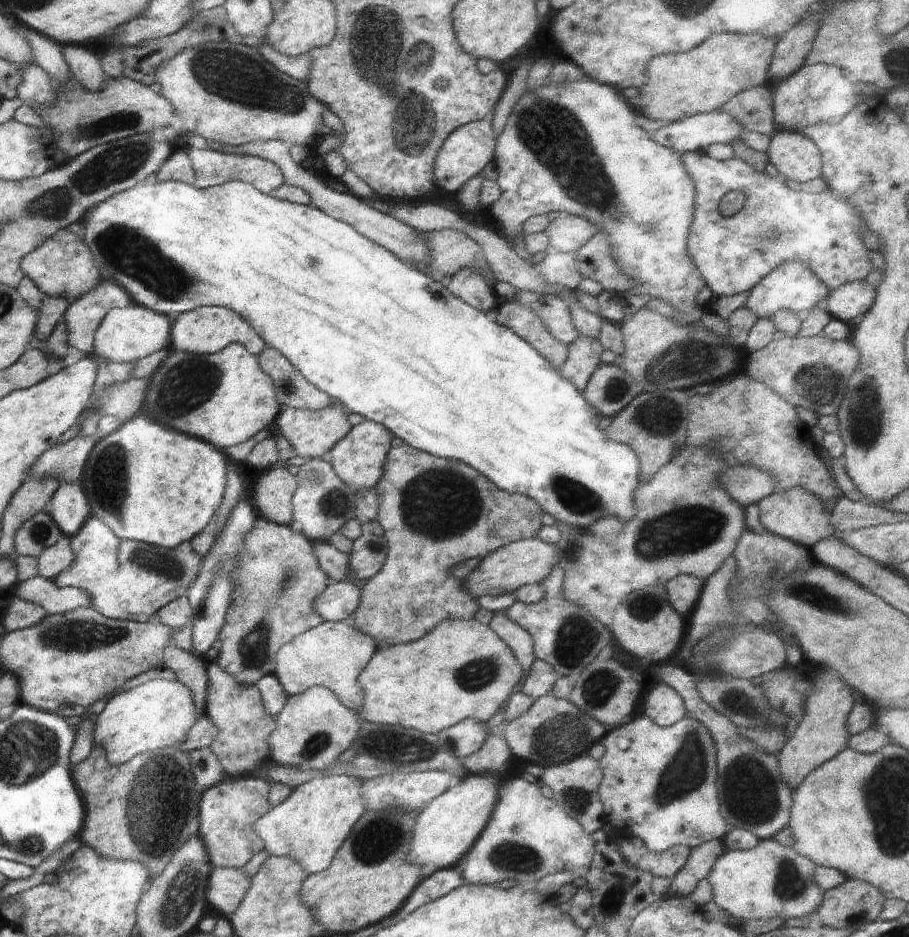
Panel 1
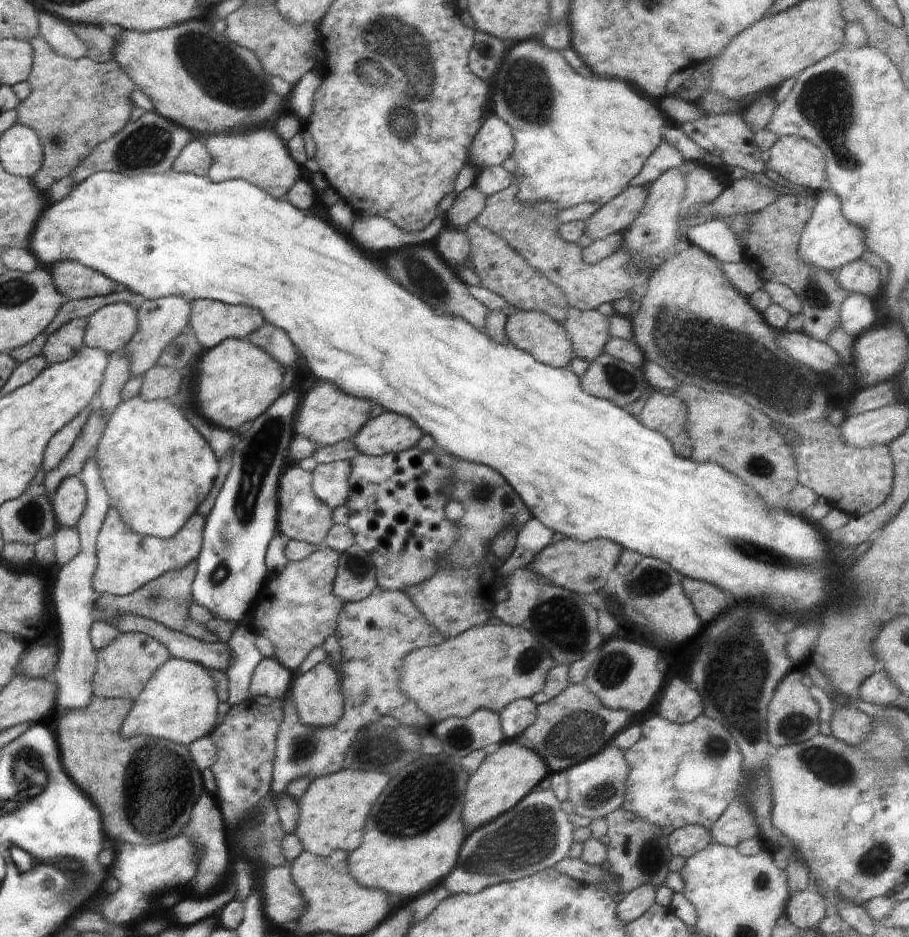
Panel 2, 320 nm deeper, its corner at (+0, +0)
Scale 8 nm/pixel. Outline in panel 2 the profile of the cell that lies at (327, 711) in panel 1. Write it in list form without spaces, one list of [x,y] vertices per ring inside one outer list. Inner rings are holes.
[[[328,662],[318,663],[308,672],[302,673],[290,686],[288,694],[295,702],[299,719],[314,727],[327,727],[336,724],[343,713],[343,694],[341,692],[340,674]]]

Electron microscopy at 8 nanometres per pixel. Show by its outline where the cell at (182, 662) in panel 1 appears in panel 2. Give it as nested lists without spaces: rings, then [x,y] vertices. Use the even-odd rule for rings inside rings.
[[[194,559],[182,568],[166,571],[159,579],[152,579],[143,584],[138,591],[128,595],[113,595],[110,592],[97,593],[98,598],[95,600],[94,609],[96,621],[108,623],[109,617],[133,614],[162,623],[174,632],[184,633],[207,643],[216,642],[218,638],[214,636],[213,632],[207,631],[205,625],[190,620],[189,606],[196,603],[192,594],[192,583],[196,576],[196,569],[197,559]]]

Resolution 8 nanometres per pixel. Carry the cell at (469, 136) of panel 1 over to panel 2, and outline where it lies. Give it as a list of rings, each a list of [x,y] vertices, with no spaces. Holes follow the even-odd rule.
[[[498,115],[490,116],[480,127],[469,150],[469,160],[482,169],[511,157],[515,149],[512,129]]]

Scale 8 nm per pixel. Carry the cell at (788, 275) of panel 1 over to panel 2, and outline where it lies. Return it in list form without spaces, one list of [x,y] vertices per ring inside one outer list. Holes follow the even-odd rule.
[[[822,187],[815,193],[816,204],[810,220],[805,224],[799,242],[799,255],[807,262],[814,263],[832,273],[841,266],[860,259],[868,250],[864,228],[851,223],[843,213],[840,197],[830,188]]]

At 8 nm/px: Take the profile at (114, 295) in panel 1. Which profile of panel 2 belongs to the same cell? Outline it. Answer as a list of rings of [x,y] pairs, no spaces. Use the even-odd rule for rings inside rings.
[[[74,319],[55,330],[44,343],[42,356],[48,365],[63,363],[78,354],[86,338],[87,319]]]

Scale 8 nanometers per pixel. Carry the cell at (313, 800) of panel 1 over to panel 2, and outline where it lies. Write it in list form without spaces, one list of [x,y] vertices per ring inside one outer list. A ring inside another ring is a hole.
[[[342,768],[331,775],[312,779],[304,794],[297,800],[299,819],[294,834],[306,851],[323,857],[341,850],[351,853],[364,838],[366,819],[372,804],[390,782],[387,772],[376,769]]]

